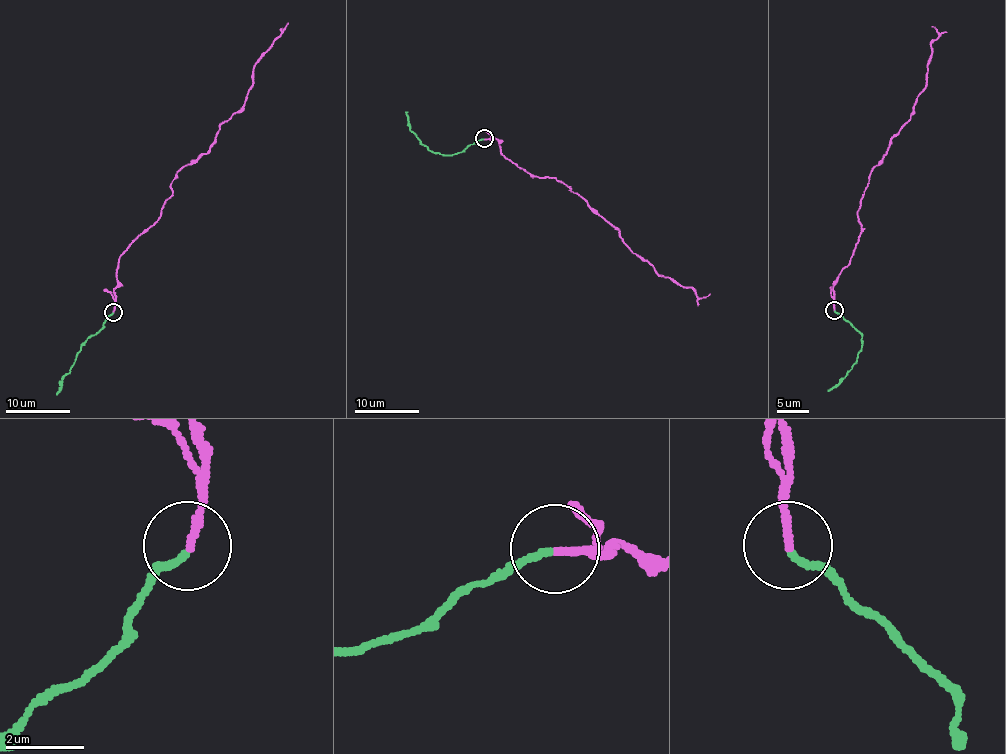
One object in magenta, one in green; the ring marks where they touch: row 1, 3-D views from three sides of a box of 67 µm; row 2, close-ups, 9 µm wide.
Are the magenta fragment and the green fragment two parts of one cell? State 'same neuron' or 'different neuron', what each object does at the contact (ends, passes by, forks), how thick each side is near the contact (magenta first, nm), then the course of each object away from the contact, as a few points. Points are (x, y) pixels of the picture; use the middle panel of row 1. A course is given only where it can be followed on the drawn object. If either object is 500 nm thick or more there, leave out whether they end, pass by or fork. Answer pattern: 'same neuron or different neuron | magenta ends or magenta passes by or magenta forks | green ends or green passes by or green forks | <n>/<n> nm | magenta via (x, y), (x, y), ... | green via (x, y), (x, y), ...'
same neuron | magenta ends | green ends | 200/170 nm | magenta via (483, 139), (494, 137), (506, 157), (534, 176), (570, 187), (657, 275), (700, 298), (709, 293) | green via (483, 139), (451, 155), (435, 154), (412, 132), (406, 111)

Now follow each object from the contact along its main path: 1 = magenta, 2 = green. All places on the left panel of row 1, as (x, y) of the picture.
1: (112, 311), (120, 255), (161, 215), (175, 175), (209, 150), (221, 124), (245, 102), (254, 63), (287, 23)
2: (112, 313), (83, 345), (57, 395)

